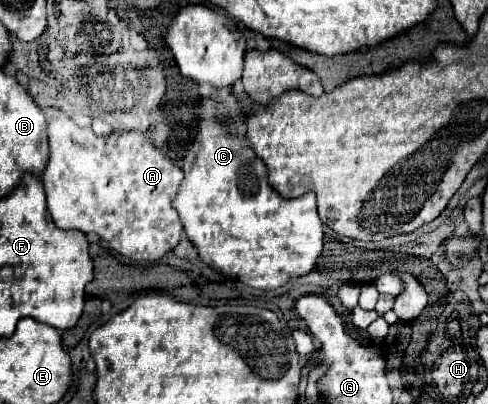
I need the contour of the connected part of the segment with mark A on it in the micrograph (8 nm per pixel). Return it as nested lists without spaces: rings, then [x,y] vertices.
[[[56,115],[48,121],[50,161],[42,175],[46,189],[48,211],[60,229],[78,229],[82,233],[96,233],[116,253],[134,261],[158,261],[172,251],[182,235],[182,223],[178,211],[172,207],[172,199],[182,183],[182,169],[162,155],[146,133],[132,129],[98,137],[90,127],[78,127],[72,119]]]

